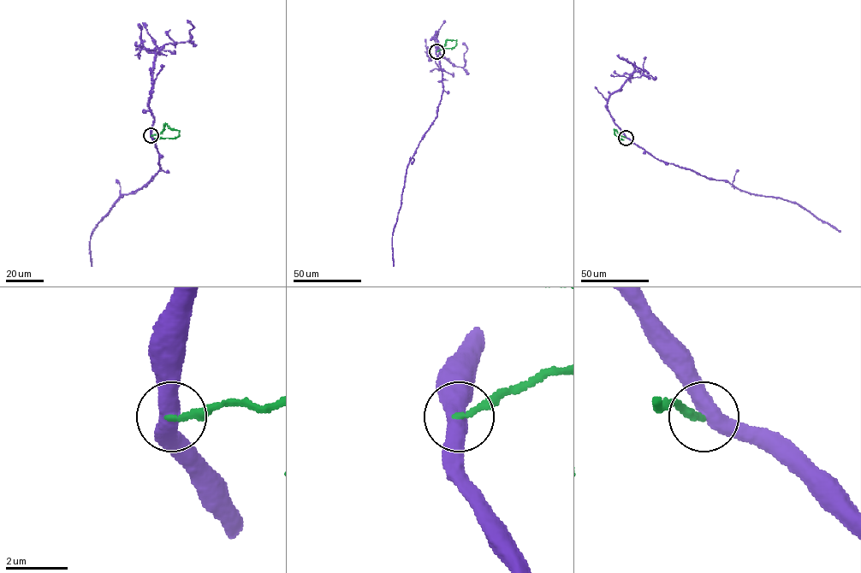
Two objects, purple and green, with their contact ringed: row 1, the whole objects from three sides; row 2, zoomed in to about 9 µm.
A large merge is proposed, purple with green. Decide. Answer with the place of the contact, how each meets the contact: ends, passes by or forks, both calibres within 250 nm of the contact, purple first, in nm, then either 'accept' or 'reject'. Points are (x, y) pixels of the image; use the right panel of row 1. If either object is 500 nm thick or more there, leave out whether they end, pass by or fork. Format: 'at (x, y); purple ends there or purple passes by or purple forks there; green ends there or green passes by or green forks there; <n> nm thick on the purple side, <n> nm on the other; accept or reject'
at (626, 138); purple passes by; green ends there; 460 nm thick on the purple side, 200 nm on the other; reject

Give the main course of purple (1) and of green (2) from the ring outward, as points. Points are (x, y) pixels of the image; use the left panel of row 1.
1: (151, 135), (158, 153), (160, 168), (142, 188), (123, 195), (97, 224), (89, 246), (92, 266)
2: (151, 135), (158, 134), (165, 124), (178, 131), (179, 135), (174, 138), (154, 138)

